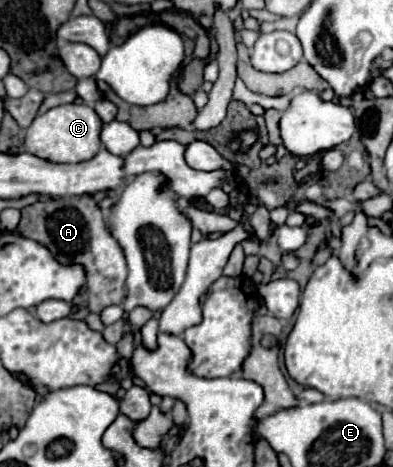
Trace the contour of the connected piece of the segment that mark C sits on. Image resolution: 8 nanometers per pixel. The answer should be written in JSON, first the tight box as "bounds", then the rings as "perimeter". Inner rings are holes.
{"bounds":[25,104,103,164],"perimeter":[[[63,104],[63,106],[51,108],[49,112],[37,116],[31,122],[31,126],[25,130],[25,150],[37,158],[47,160],[47,162],[57,162],[57,164],[85,162],[85,160],[93,158],[101,148],[101,138],[99,138],[101,128],[103,128],[103,122],[91,106],[87,106],[87,104]]]}

